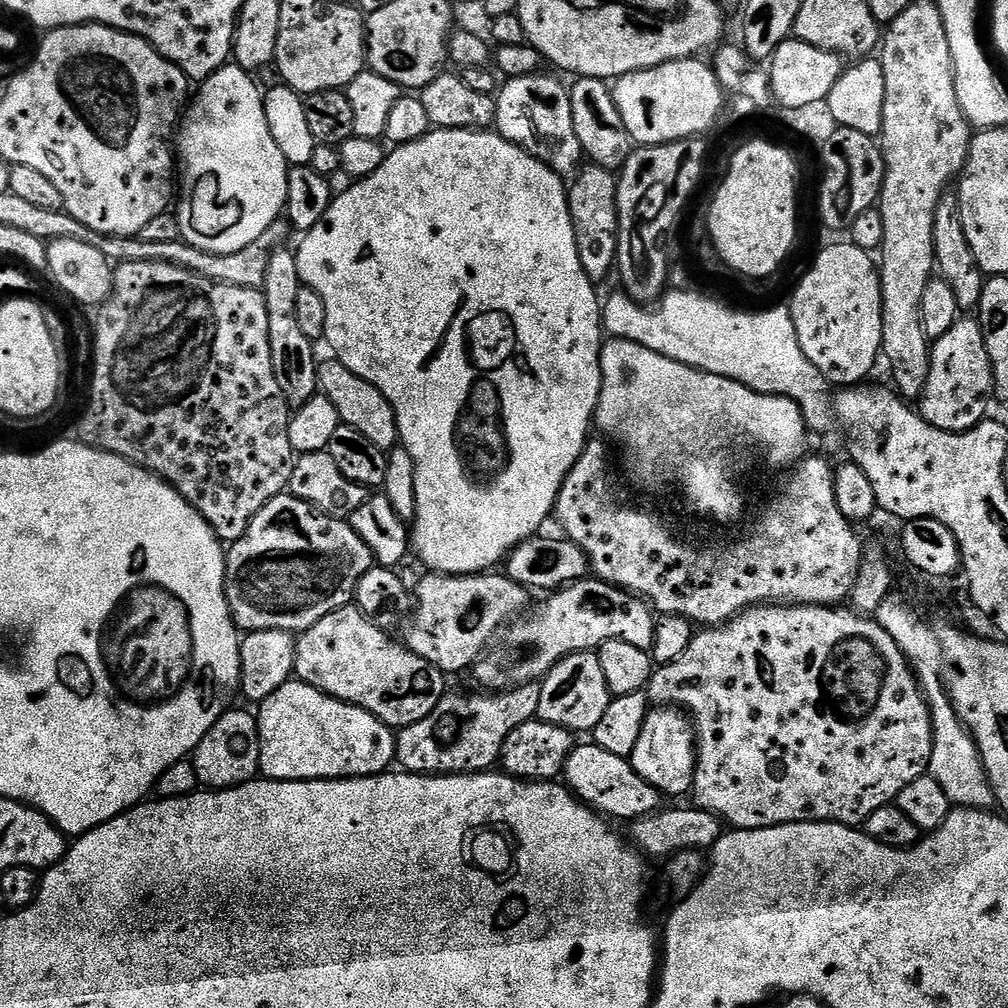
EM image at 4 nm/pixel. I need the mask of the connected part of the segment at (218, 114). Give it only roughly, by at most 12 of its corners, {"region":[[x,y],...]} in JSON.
{"region":[[234,62],[174,136],[185,244],[234,254],[282,204],[264,97]]}

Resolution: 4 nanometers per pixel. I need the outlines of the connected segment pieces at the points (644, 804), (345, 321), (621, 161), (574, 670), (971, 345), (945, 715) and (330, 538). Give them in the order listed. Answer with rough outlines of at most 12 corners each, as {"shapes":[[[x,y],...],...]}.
{"shapes":[[[591,742],[564,760],[581,804],[613,821],[657,811],[631,759]],[[397,144],[303,233],[410,548],[484,574],[600,397],[559,173]],[[571,81],[580,151],[609,170],[634,151],[611,87]],[[596,652],[539,681],[537,717],[591,733],[612,693]],[[979,319],[930,344],[920,417],[947,432],[985,419],[992,368]],[[933,661],[914,664],[932,717],[928,772],[953,805],[991,809],[976,741]],[[279,494],[227,549],[237,629],[299,634],[345,607],[372,551]]]}

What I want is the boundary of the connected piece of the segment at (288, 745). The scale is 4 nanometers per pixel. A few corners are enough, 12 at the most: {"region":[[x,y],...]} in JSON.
{"region":[[295,678],[259,701],[270,780],[377,776],[396,739]]}

